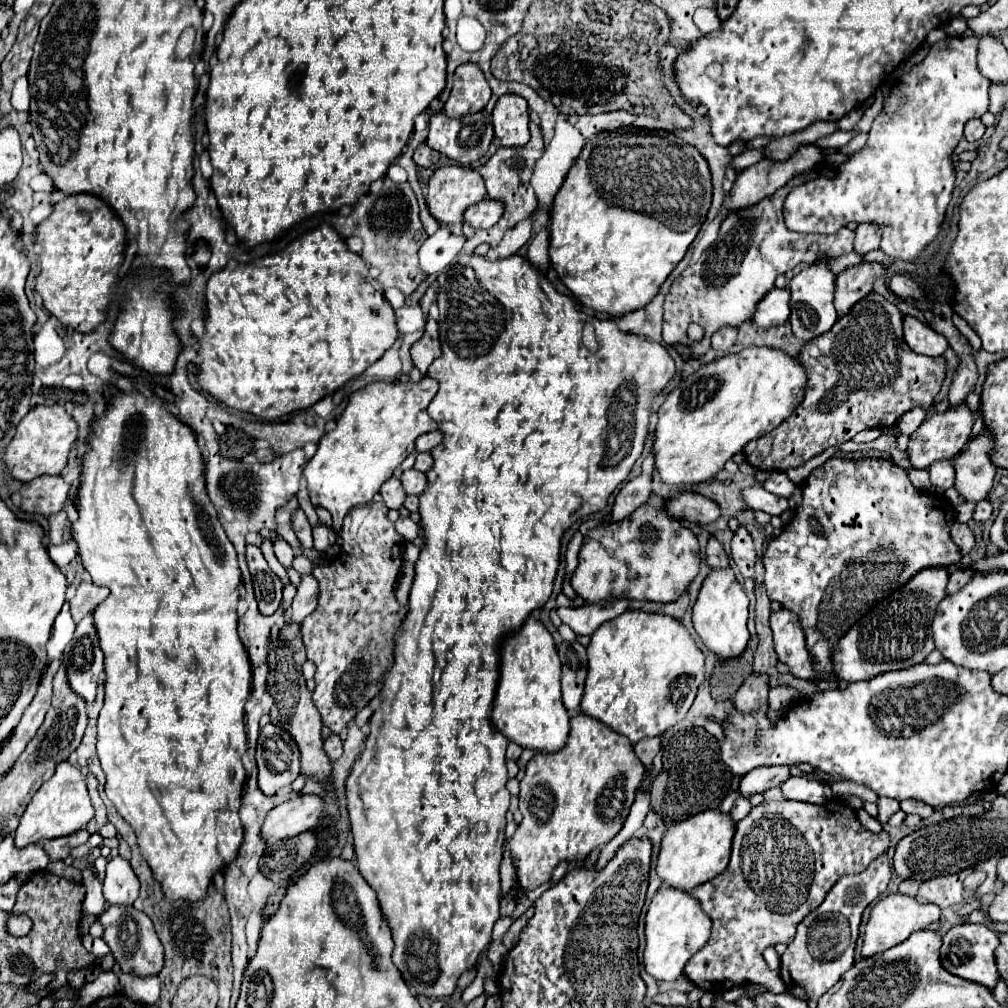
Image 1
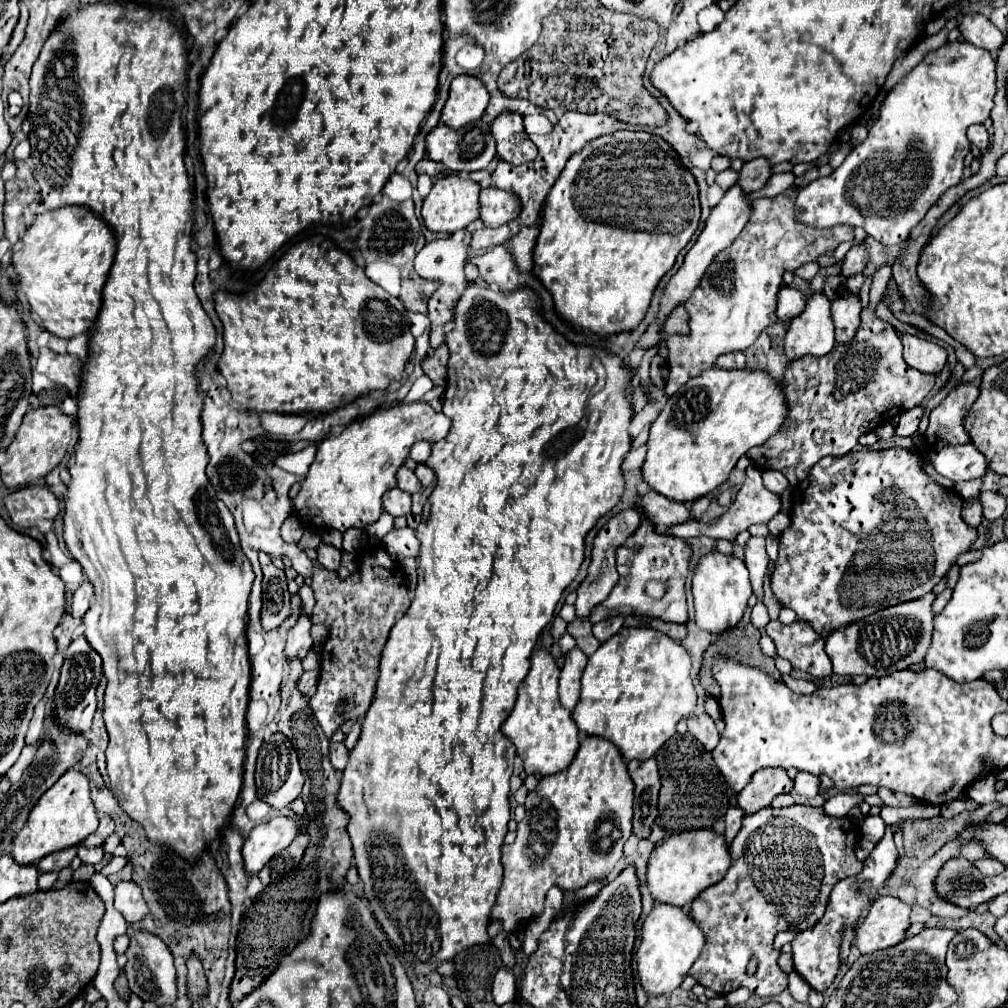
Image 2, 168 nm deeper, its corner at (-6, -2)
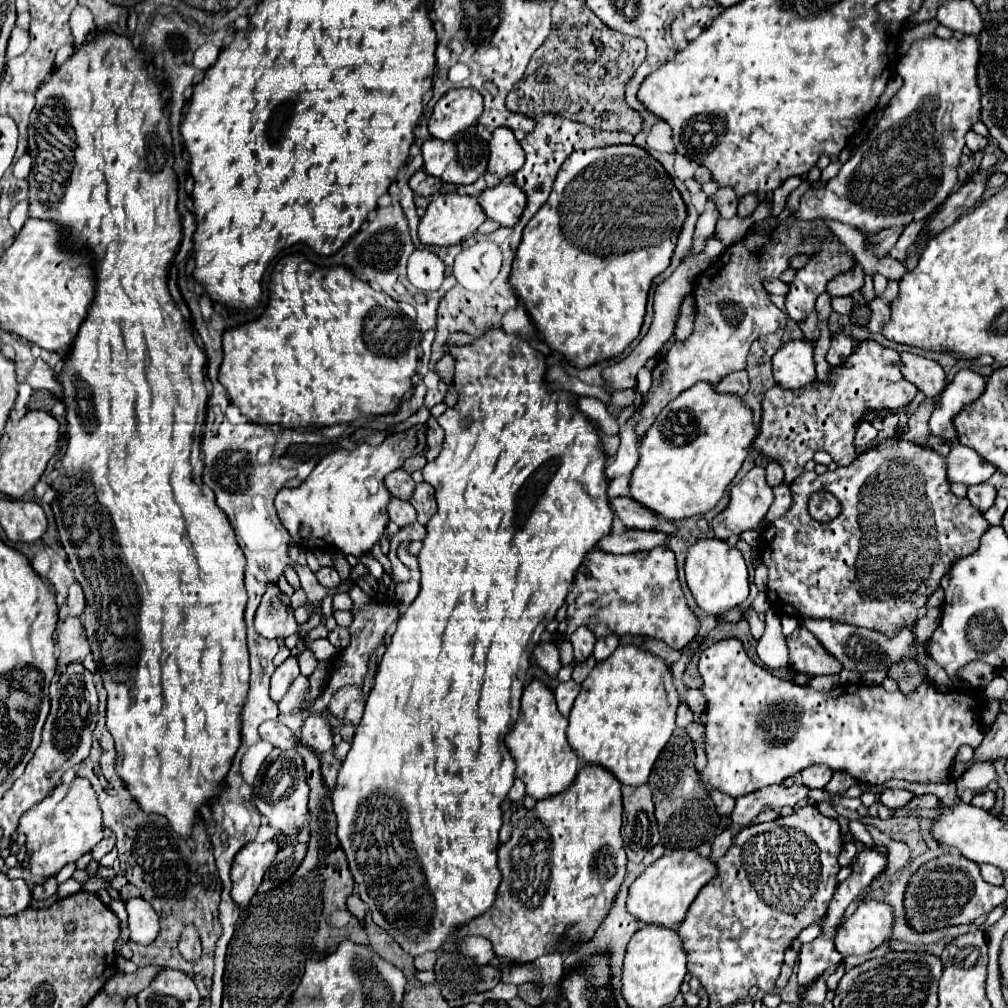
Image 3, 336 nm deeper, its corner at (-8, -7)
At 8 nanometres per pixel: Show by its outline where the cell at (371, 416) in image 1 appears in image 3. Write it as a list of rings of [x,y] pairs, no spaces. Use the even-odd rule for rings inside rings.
[[[417,424],[405,432],[389,434],[379,446],[361,442],[353,450],[335,450],[327,454],[325,458],[321,458],[319,464],[309,474],[309,478],[301,486],[297,486],[297,490],[283,488],[275,498],[277,514],[283,526],[289,530],[291,542],[299,546],[317,546],[319,540],[325,540],[329,546],[335,544],[343,554],[359,556],[363,552],[369,552],[379,542],[379,538],[385,534],[387,520],[389,520],[387,502],[391,498],[391,492],[383,484],[383,478],[389,472],[399,470],[409,456],[423,454],[425,450],[427,450],[427,424]]]

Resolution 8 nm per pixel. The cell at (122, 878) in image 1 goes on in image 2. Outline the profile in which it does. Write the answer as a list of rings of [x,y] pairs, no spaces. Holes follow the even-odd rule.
[[[123,881],[115,887],[115,909],[125,917],[127,923],[137,923],[145,919],[149,909],[135,881],[129,881],[129,883]]]

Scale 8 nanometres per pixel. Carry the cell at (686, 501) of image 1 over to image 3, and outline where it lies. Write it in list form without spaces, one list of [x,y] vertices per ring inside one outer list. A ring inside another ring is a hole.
[[[631,496],[625,498],[615,498],[613,500],[613,510],[615,514],[621,518],[621,522],[627,528],[637,528],[637,530],[655,530],[655,526],[659,524],[659,514],[651,512],[649,508],[641,506],[639,502],[635,502]]]

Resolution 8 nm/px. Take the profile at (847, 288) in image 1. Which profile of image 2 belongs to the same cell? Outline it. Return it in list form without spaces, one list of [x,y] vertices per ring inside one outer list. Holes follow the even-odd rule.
[[[843,295],[831,303],[831,315],[835,325],[835,343],[849,343],[859,329],[861,301],[857,295]]]

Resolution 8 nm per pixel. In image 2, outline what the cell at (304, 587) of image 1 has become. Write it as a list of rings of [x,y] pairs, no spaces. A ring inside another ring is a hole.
[[[303,613],[299,615],[297,625],[287,633],[287,647],[285,647],[285,657],[289,659],[305,659],[313,645],[311,639],[311,619]]]

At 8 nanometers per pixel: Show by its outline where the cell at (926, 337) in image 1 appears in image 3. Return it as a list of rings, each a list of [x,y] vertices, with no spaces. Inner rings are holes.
[[[901,352],[901,362],[901,374],[921,392],[925,392],[927,396],[937,396],[943,390],[945,372],[941,364],[911,352]]]

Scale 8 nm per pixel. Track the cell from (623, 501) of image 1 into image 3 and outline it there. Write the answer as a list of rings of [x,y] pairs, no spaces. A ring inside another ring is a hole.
[[[579,626],[573,634],[571,634],[571,644],[575,650],[575,662],[583,662],[591,652],[593,652],[593,644],[595,644],[595,634],[587,628],[587,626]]]

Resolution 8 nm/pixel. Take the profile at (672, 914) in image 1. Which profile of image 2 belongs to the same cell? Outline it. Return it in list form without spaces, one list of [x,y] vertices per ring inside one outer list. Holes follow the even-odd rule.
[[[655,903],[647,915],[641,931],[641,943],[637,947],[637,973],[641,987],[647,995],[669,995],[687,977],[691,965],[699,957],[705,945],[705,935],[685,909]]]

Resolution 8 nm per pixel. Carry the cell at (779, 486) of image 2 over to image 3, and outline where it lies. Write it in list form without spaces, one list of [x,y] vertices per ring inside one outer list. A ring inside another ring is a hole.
[[[769,462],[765,470],[767,470],[767,484],[771,488],[775,488],[775,486],[779,486],[783,482],[783,468],[777,462]]]

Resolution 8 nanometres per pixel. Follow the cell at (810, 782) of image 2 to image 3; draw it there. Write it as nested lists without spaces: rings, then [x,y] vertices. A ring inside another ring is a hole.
[[[809,766],[807,770],[801,772],[801,780],[809,790],[823,788],[831,780],[831,776],[833,772],[827,766]]]

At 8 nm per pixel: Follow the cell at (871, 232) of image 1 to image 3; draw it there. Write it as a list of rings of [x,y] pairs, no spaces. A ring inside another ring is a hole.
[[[849,270],[845,274],[835,276],[827,284],[827,292],[831,292],[831,296],[847,296],[847,294],[853,294],[855,290],[859,290],[861,286],[863,286],[863,274],[857,274],[855,270]]]

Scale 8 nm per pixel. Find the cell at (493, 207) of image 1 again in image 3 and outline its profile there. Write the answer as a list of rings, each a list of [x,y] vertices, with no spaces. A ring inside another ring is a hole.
[[[501,182],[499,186],[485,190],[479,196],[479,204],[487,218],[499,222],[501,226],[515,226],[525,210],[525,194],[513,182]]]

